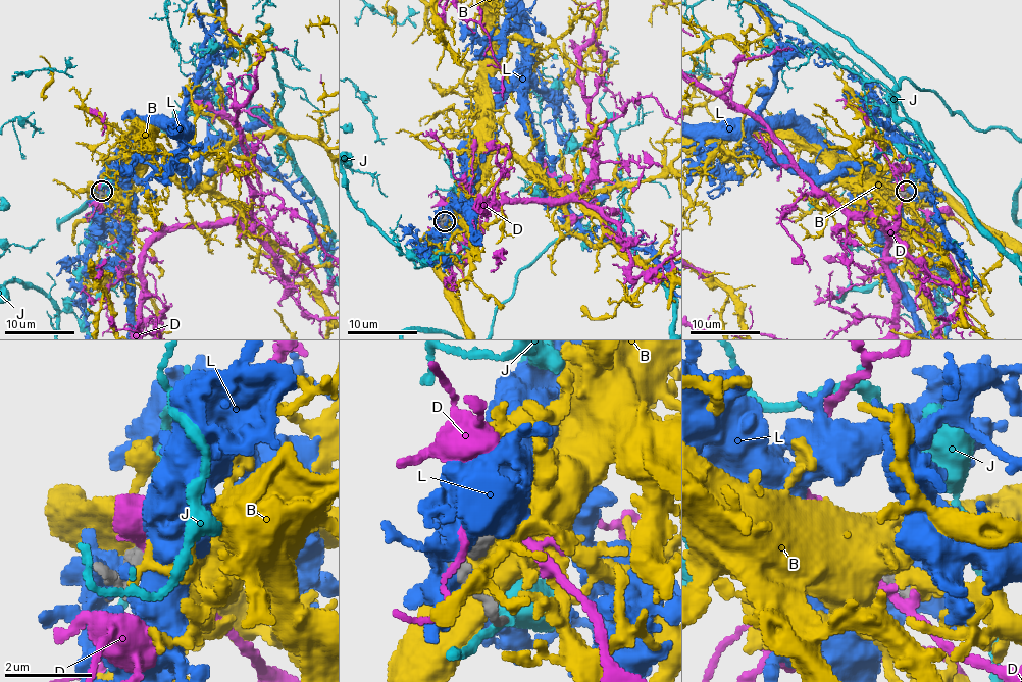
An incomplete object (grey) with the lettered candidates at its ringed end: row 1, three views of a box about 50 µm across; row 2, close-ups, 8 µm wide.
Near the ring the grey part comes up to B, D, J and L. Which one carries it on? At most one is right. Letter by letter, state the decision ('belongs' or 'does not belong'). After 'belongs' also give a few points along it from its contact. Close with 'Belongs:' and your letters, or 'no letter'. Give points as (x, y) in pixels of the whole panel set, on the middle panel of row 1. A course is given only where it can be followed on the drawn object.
B: belongs
D: does not belong
J: does not belong
L: does not belong
Belongs: B

